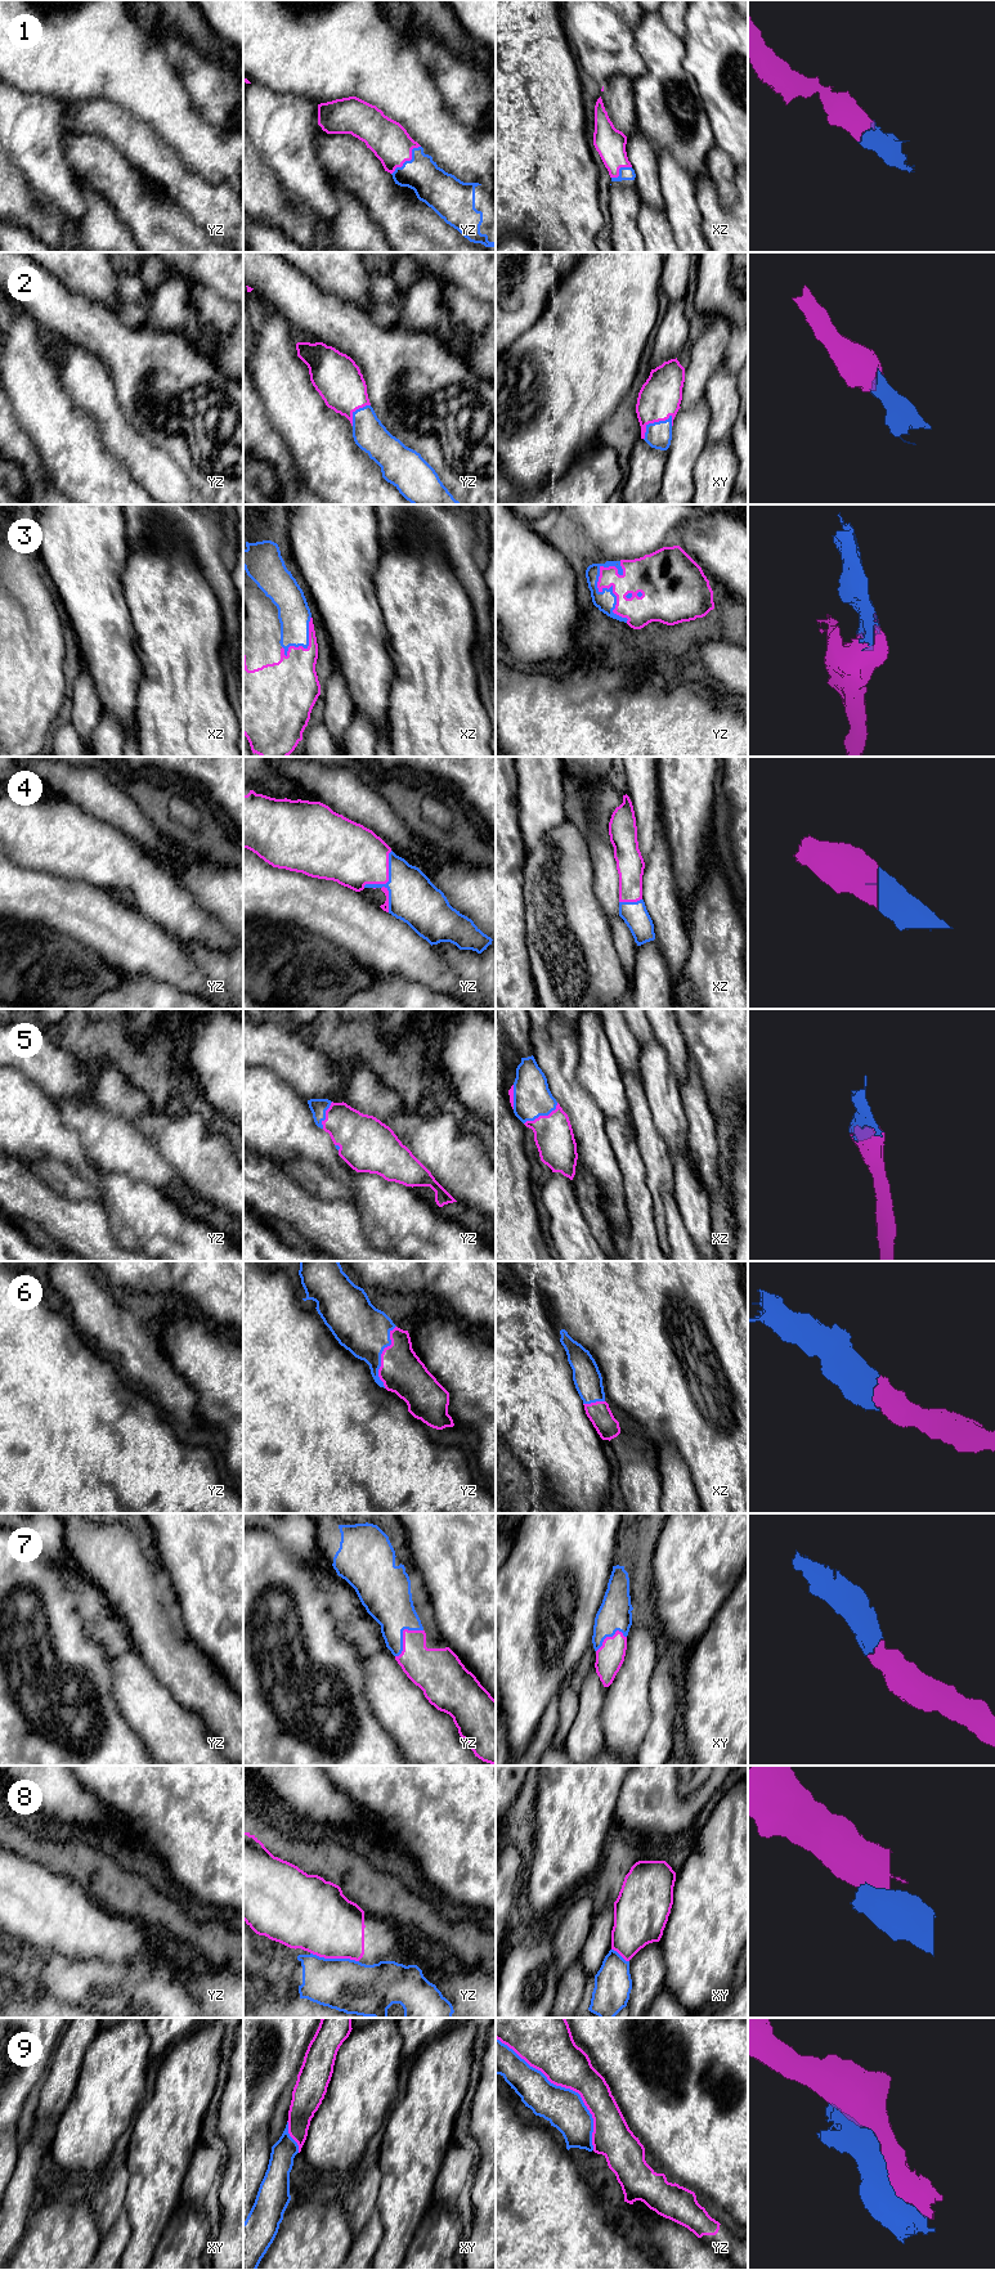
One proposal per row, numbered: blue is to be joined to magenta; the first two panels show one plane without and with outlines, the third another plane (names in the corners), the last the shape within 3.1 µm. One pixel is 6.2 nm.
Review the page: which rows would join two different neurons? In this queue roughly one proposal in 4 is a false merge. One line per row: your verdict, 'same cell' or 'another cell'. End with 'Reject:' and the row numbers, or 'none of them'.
1: same cell
2: same cell
3: same cell
4: same cell
5: same cell
6: same cell
7: same cell
8: another cell
9: another cell
Reject: 8, 9

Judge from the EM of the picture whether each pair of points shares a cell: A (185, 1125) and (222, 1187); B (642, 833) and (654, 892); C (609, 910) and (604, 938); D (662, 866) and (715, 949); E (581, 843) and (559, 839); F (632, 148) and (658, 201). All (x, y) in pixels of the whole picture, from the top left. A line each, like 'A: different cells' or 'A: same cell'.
A: same cell
B: different cells
C: different cells
D: different cells
E: same cell
F: same cell

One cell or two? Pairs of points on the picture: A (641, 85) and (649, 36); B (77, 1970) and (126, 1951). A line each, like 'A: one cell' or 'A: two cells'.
A: one cell
B: two cells

